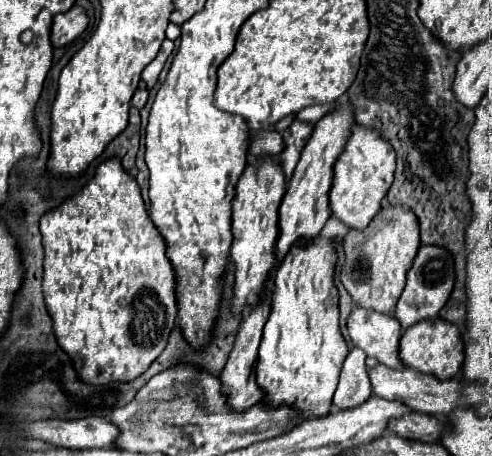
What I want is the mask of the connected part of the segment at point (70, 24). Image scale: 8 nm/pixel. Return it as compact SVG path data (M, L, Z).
M73 5L67 13L57 13L53 19L53 29L51 29L53 47L63 47L71 43L73 39L77 39L85 31L87 23L89 23L87 13L79 5Z

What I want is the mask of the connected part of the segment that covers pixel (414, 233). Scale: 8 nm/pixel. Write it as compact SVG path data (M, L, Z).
M387 203L381 207L381 213L375 219L383 223L373 231L371 227L369 231L357 235L355 229L347 231L343 239L345 263L341 265L339 279L357 305L379 313L391 313L405 287L405 273L411 267L415 253L421 245L419 221L409 207L391 207Z

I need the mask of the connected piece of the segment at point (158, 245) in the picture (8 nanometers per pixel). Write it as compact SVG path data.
M109 159L97 167L97 173L93 181L89 181L75 197L65 201L61 207L45 213L41 217L41 235L43 235L43 297L45 297L45 307L47 313L53 319L53 333L57 337L57 343L67 355L73 359L77 367L79 379L85 383L95 383L95 385L107 385L107 383L129 383L143 375L149 365L163 353L169 333L175 327L175 317L177 317L177 301L175 301L175 275L171 269L169 259L165 257L165 241L159 237L159 231L151 225L151 219L147 215L145 203L141 199L139 185L133 177L129 177L127 171L123 171L119 159Z

